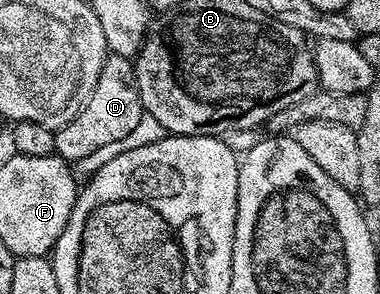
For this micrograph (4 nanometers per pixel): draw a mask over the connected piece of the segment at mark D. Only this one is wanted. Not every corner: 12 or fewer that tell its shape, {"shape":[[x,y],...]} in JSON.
{"shape":[[110,54],[87,105],[56,128],[71,165],[135,133],[143,112],[128,55]]}

